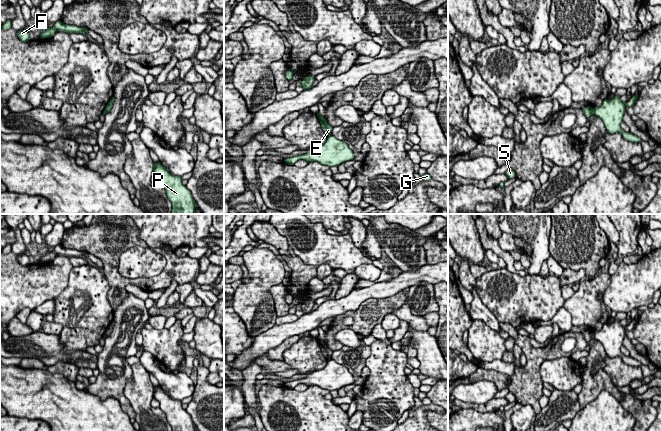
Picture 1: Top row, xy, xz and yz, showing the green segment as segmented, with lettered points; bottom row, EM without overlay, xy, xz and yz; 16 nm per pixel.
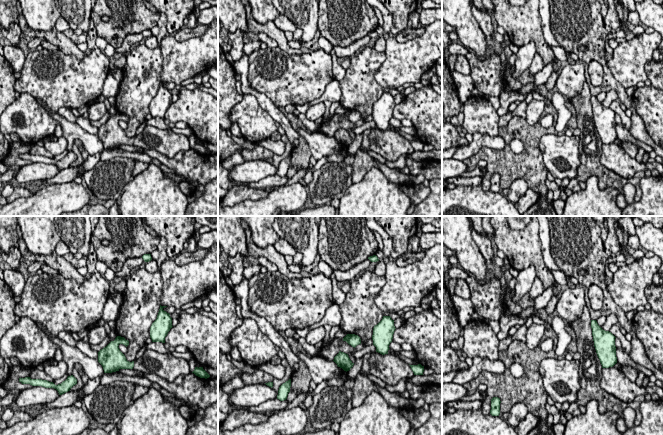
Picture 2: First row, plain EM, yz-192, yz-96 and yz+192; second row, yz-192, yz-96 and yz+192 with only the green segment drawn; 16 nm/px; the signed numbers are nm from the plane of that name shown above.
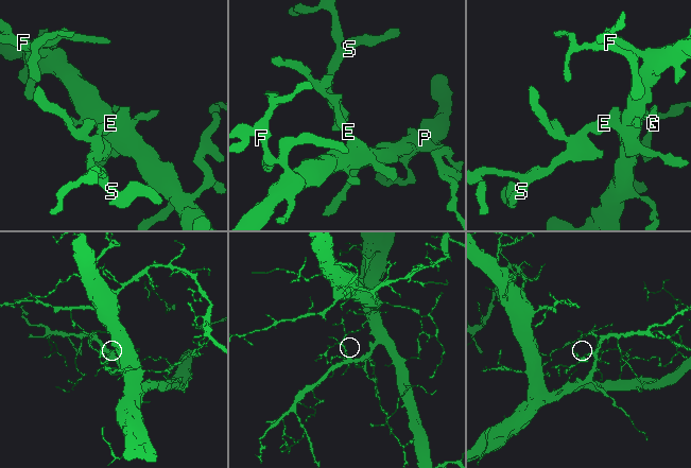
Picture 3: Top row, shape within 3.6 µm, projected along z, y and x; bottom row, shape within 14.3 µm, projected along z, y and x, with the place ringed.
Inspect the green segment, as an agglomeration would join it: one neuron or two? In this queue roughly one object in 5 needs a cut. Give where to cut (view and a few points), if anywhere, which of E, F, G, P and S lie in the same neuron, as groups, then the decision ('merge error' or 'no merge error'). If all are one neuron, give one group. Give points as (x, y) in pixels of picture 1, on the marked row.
cut in yz along (592, 108), (594, 113); E S / F G P; merge error

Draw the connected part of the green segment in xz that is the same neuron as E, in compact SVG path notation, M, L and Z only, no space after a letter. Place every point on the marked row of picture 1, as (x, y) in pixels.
M317 113L317 117L318 117L319 121L320 121L320 124L321 124L321 127L322 127L323 131L324 131L328 136L330 136L333 127L330 126L330 125L327 123L327 120L326 120L323 116L321 116L320 114Z

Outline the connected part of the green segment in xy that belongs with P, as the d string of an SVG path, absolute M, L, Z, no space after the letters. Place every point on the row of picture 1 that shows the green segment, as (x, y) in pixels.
M153 162L153 174L159 178L159 184L165 189L172 204L171 214L194 214L196 203L191 192L182 184L181 176L174 176L160 163Z

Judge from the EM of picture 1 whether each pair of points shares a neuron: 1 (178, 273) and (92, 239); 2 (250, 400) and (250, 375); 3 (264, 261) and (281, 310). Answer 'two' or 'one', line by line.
1: one
2: one
3: two

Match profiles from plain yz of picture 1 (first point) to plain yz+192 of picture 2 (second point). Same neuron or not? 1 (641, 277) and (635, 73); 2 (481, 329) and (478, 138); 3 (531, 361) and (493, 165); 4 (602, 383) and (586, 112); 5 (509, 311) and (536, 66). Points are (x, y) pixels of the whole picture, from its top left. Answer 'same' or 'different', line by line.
1: same
2: different
3: same
4: same
5: different

